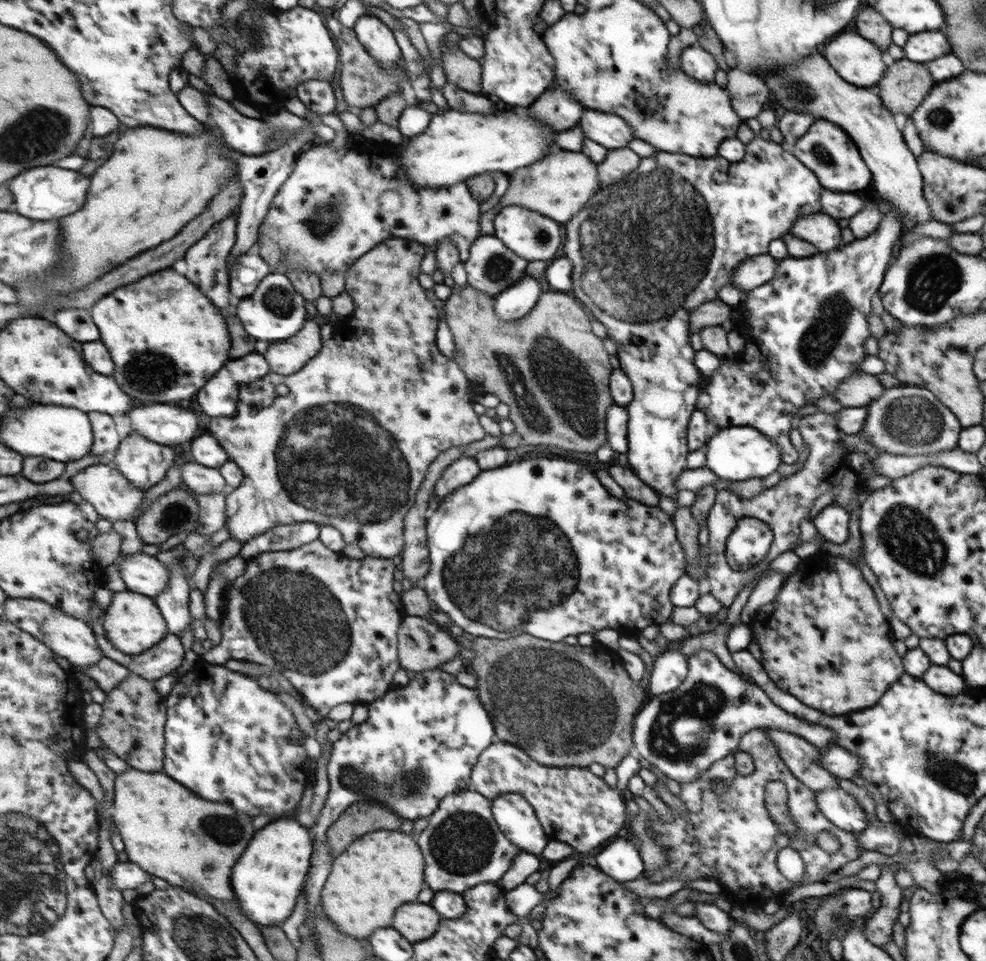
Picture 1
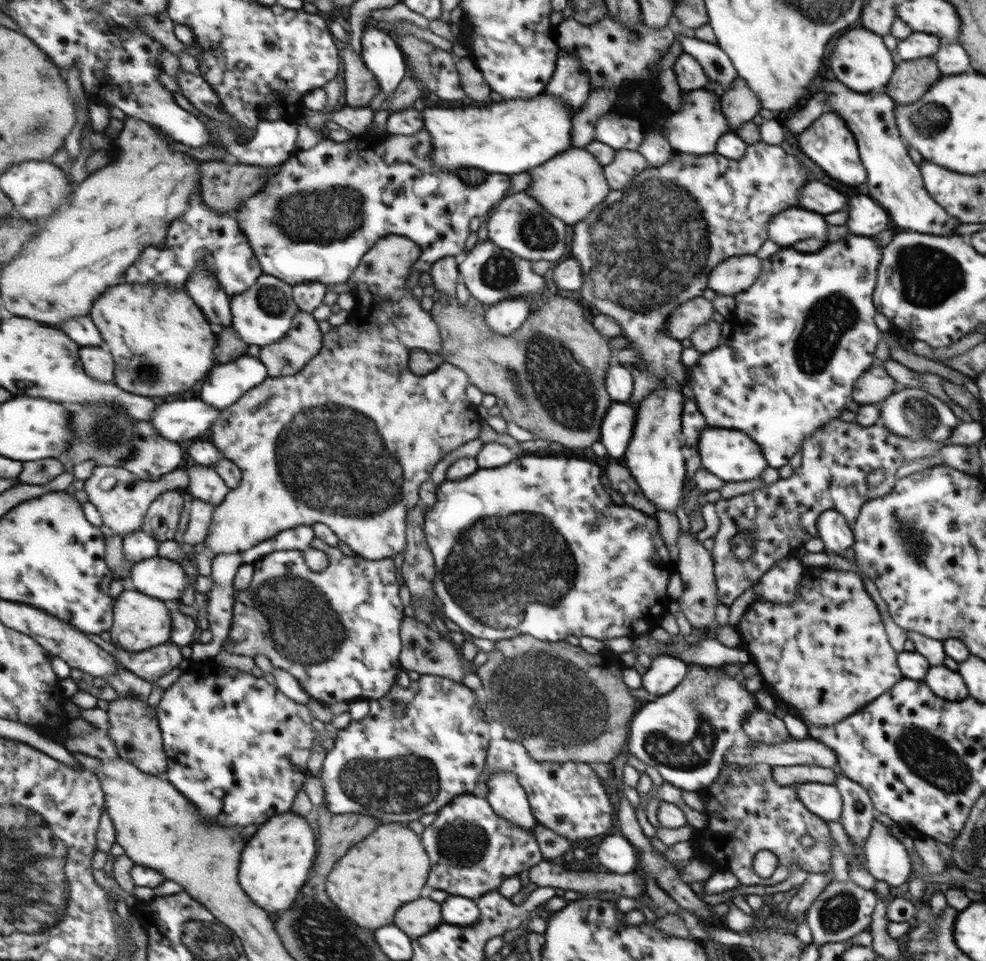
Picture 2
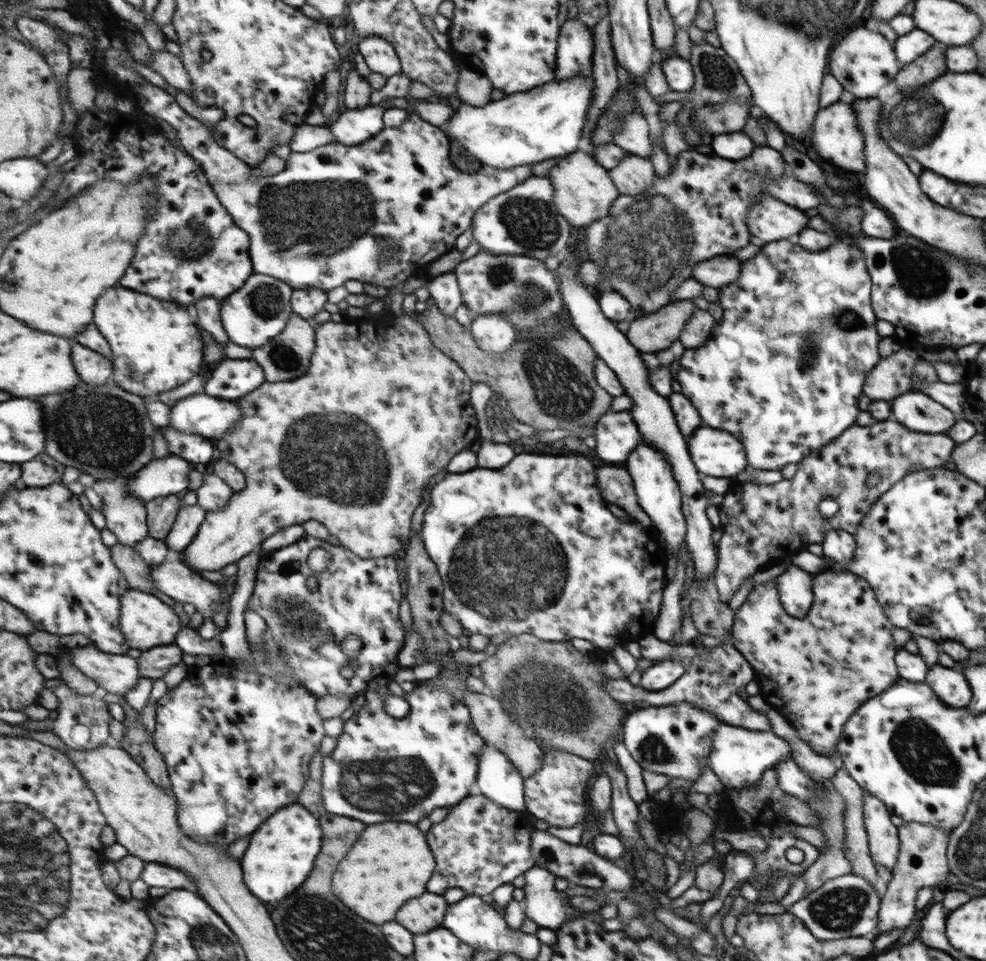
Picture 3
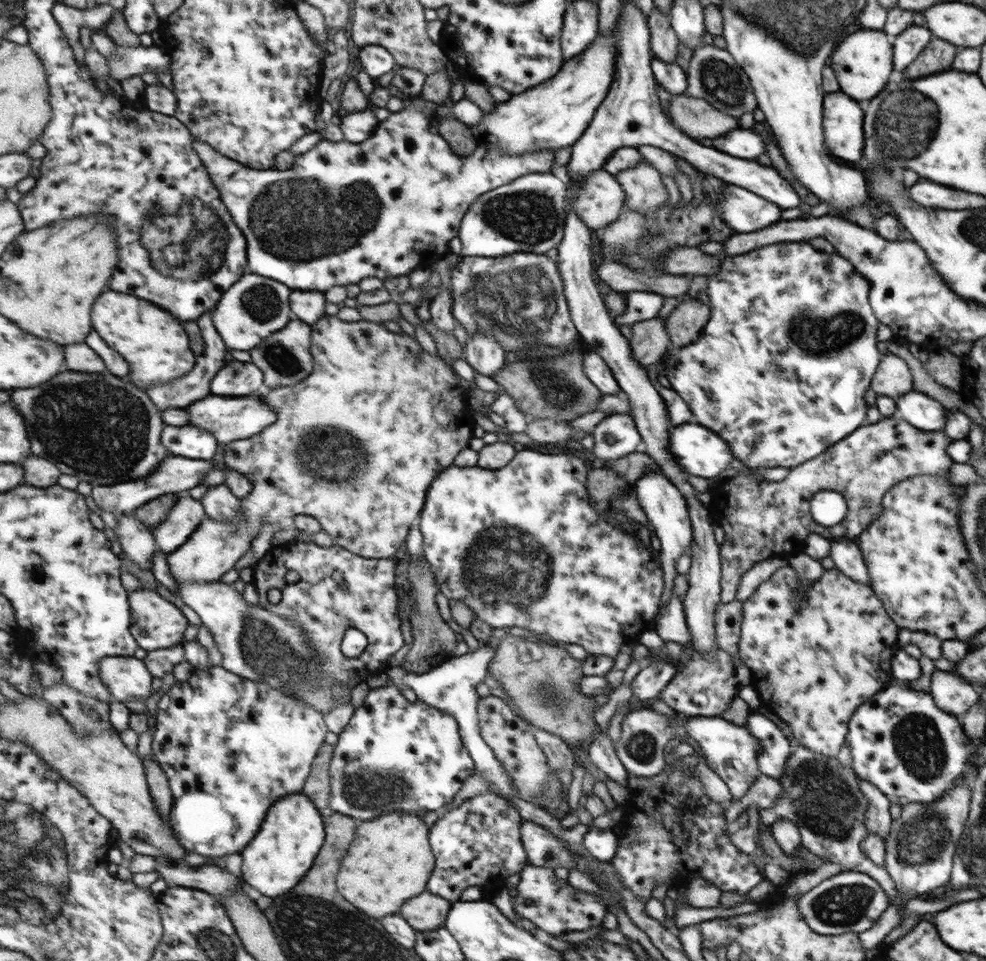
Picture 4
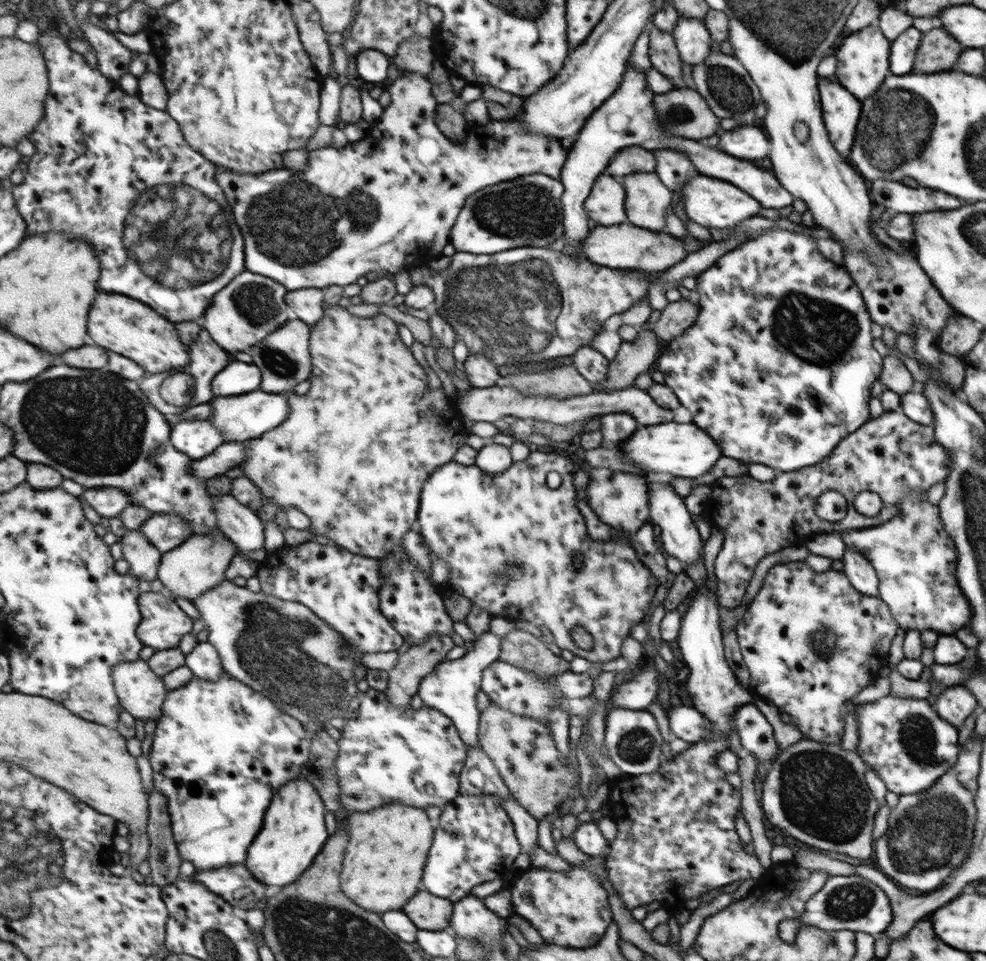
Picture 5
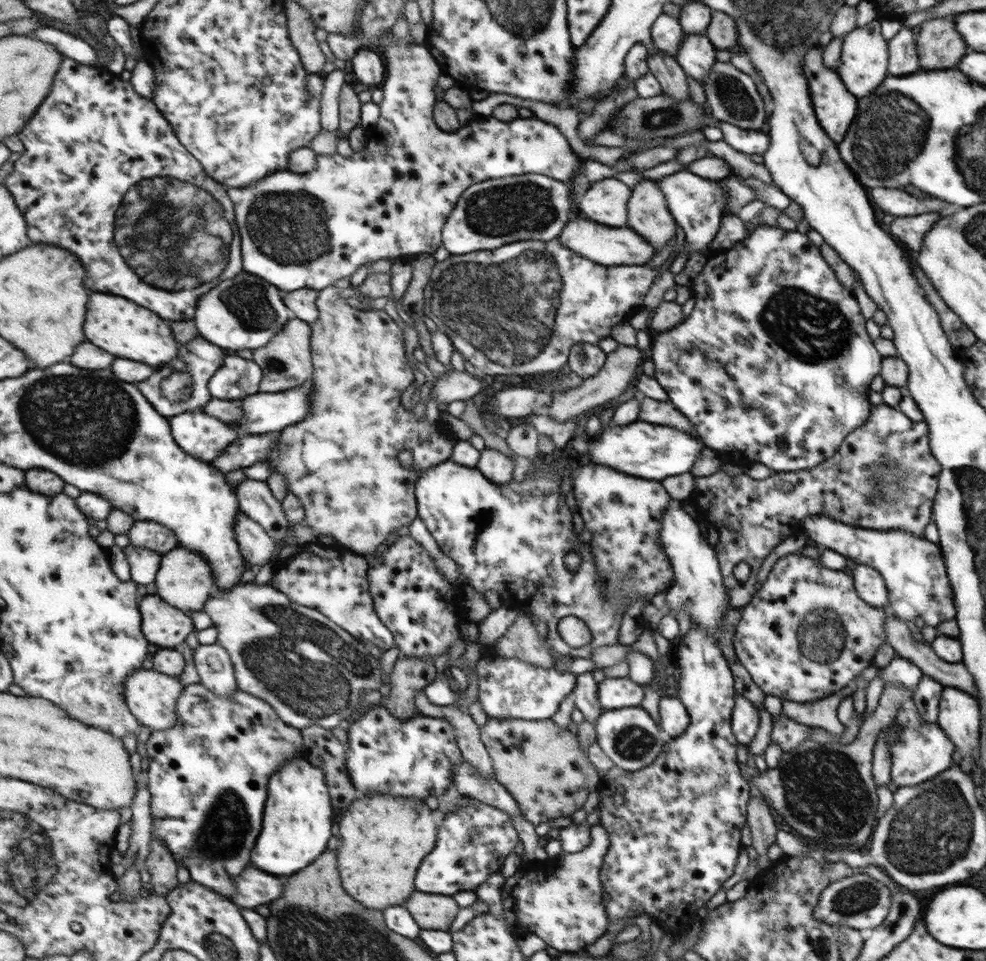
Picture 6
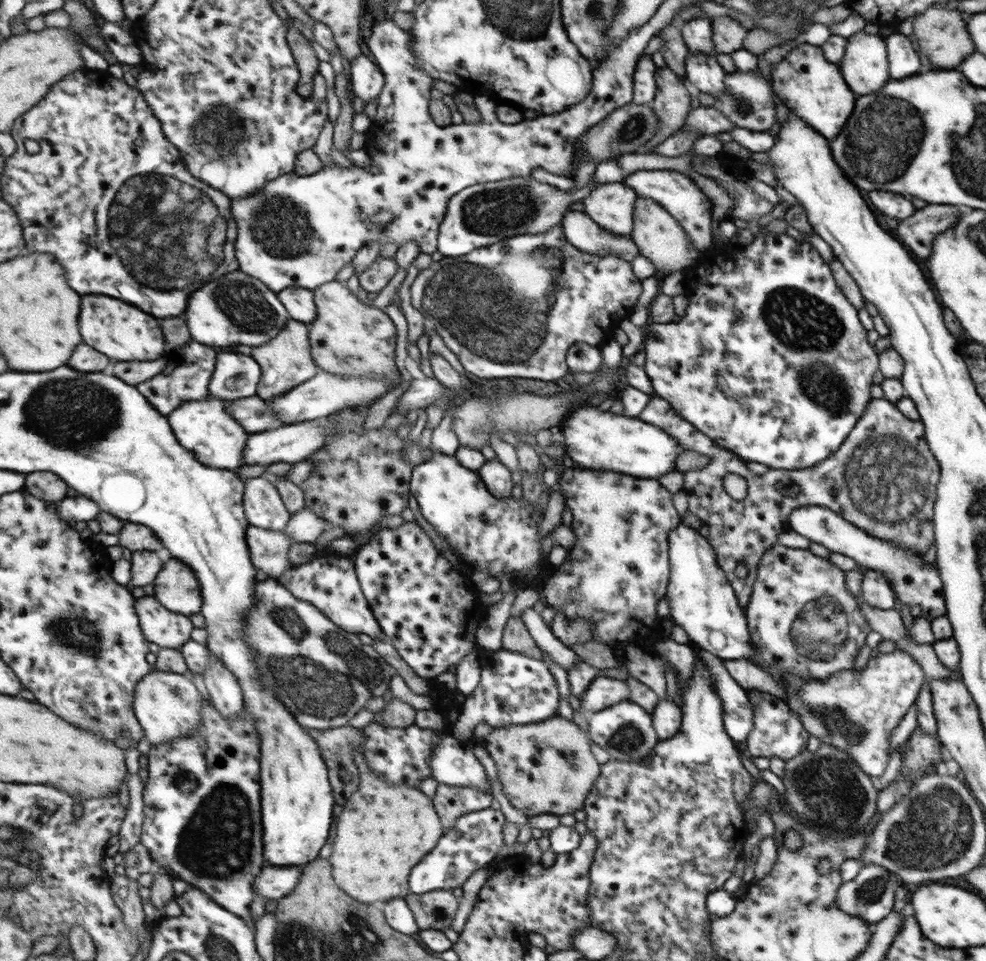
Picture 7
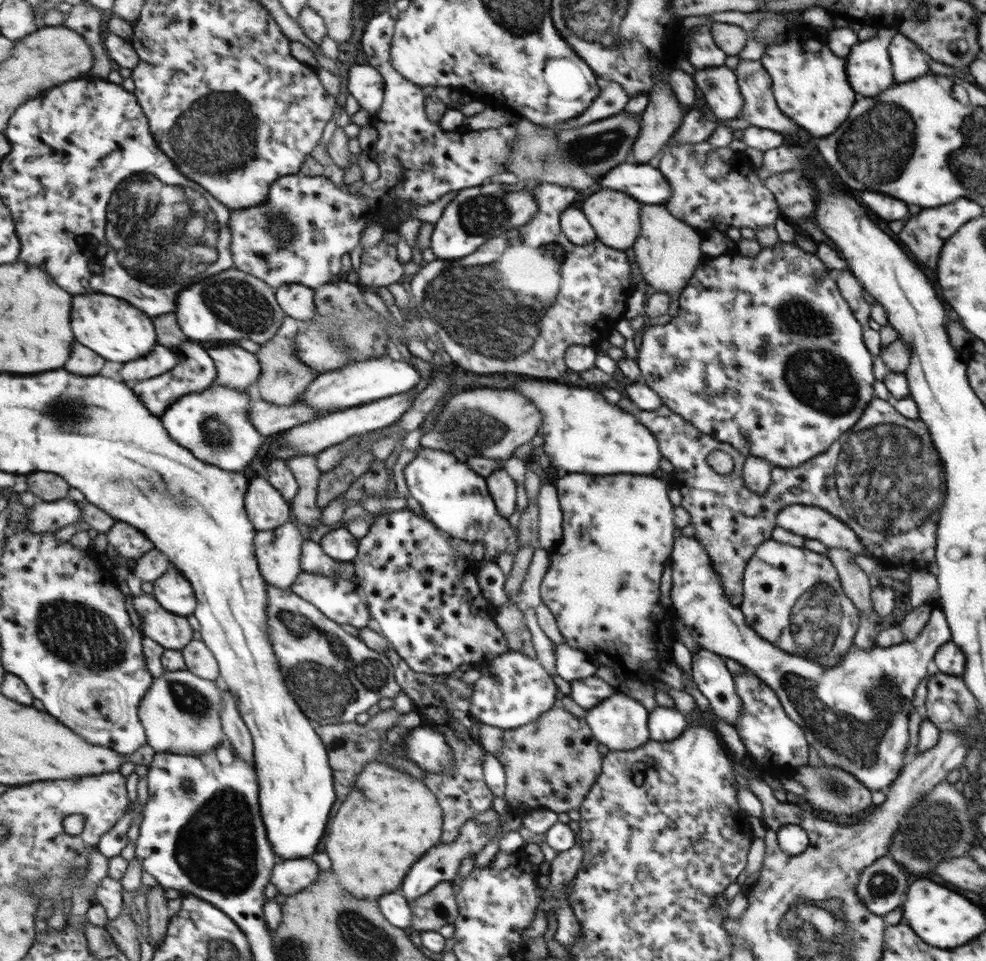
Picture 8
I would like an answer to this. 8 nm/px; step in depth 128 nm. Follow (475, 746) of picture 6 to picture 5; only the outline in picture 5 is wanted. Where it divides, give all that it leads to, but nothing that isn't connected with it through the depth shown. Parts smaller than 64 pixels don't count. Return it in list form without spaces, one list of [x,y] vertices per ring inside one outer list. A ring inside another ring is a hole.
[[[466,747],[465,762],[458,774],[459,794],[493,795],[501,799],[513,799],[499,776],[493,761],[481,747]]]

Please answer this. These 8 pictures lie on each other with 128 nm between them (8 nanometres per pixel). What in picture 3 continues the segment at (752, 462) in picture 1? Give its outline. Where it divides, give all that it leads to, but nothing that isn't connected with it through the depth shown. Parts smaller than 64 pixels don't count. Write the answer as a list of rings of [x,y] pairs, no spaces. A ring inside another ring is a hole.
[[[701,426],[686,439],[691,463],[700,476],[733,480],[748,465],[746,450],[726,431]]]

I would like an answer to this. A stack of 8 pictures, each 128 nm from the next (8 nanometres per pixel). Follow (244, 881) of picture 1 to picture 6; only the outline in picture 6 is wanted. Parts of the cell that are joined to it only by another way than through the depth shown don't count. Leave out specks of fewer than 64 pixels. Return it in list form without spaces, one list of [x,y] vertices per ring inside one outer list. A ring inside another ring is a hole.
[[[306,749],[271,775],[270,796],[266,804],[259,846],[251,854],[253,864],[274,876],[289,878],[315,862],[333,838],[333,799],[325,771],[307,757]]]

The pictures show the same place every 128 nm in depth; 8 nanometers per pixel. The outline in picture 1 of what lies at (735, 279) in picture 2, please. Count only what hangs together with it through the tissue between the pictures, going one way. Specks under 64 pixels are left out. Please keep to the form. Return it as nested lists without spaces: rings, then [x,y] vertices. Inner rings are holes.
[[[767,253],[747,257],[742,264],[739,264],[739,268],[735,269],[735,276],[731,277],[731,286],[737,290],[753,290],[773,277],[777,263],[779,260]]]

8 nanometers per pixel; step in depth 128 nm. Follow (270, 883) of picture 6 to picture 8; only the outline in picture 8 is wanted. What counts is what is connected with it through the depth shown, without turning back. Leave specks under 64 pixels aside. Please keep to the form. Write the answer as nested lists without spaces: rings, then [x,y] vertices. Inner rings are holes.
[[[311,857],[281,860],[275,865],[271,884],[283,895],[295,895],[309,889],[320,875],[321,868]]]

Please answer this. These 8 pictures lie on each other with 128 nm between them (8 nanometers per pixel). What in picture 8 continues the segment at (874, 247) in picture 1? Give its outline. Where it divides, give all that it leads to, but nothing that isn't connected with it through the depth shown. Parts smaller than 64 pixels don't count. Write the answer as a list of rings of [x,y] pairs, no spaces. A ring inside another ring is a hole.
[[[778,240],[772,246],[761,247],[753,257],[727,252],[718,257],[703,258],[695,269],[695,278],[680,290],[678,304],[679,309],[675,317],[647,322],[637,334],[636,363],[641,376],[640,381],[655,391],[656,396],[659,396],[668,410],[681,415],[703,435],[731,445],[744,458],[749,456],[763,458],[772,467],[796,469],[815,454],[827,450],[827,446],[837,440],[841,432],[847,432],[847,428],[851,428],[857,422],[859,414],[863,414],[867,402],[873,399],[875,382],[871,374],[873,358],[865,344],[861,342],[859,322],[847,308],[848,304],[840,295],[832,273],[825,269],[815,254],[803,251],[792,242]]]

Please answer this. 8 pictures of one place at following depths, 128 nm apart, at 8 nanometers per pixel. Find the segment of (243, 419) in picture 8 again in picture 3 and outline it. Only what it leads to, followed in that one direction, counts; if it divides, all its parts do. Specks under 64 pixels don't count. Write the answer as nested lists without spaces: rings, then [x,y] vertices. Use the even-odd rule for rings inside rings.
[[[169,427],[163,428],[163,432],[173,455],[185,458],[200,468],[208,468],[218,458],[215,444],[209,438],[197,434],[184,434]]]

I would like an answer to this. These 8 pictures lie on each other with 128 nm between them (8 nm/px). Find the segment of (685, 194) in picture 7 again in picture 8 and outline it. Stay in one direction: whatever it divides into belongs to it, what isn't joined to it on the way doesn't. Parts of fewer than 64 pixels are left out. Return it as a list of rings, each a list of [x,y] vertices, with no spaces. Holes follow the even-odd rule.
[[[626,161],[621,165],[614,166],[603,173],[599,178],[601,188],[611,188],[611,190],[621,191],[622,194],[629,195],[630,198],[637,199],[642,204],[663,204],[670,196],[669,184],[663,174],[651,163],[639,164]]]

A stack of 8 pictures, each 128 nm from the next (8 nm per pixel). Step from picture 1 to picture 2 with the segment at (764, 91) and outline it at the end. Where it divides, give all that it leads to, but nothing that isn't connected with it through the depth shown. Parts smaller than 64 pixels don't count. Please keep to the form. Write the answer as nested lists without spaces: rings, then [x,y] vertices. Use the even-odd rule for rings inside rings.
[[[739,76],[733,80],[731,88],[719,97],[719,103],[722,106],[723,115],[730,123],[729,132],[735,132],[743,122],[751,120],[762,106],[758,96]]]

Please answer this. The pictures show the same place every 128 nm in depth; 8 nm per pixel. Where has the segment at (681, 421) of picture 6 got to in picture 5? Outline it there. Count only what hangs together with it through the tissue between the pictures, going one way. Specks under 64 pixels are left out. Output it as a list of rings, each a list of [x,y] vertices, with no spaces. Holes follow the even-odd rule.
[[[494,384],[487,388],[470,388],[463,396],[457,398],[459,410],[463,415],[473,422],[493,423],[498,418],[505,419],[533,419],[549,422],[552,424],[569,424],[579,418],[605,414],[629,414],[637,424],[659,425],[660,423],[673,422],[674,413],[665,407],[659,407],[654,400],[646,394],[646,391],[636,387],[627,387],[613,392],[591,392],[590,394],[556,400],[547,396],[532,396],[531,394],[520,394],[513,387],[500,387]]]

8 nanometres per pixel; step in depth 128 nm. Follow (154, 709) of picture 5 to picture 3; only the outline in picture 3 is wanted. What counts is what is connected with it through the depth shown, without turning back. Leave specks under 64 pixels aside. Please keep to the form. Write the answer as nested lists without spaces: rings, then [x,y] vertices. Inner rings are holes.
[[[81,646],[68,651],[73,664],[97,683],[100,692],[124,695],[139,686],[142,672],[139,670],[138,658],[109,654],[91,646]]]

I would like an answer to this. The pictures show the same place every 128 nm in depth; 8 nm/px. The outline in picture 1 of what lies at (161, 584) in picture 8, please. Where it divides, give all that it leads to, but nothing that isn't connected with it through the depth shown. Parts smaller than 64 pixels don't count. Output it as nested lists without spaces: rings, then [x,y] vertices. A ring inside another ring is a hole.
[[[399,237],[378,242],[373,249],[363,254],[357,261],[354,261],[345,273],[346,291],[353,301],[353,310],[344,318],[347,321],[347,334],[339,334],[337,331],[334,331],[331,338],[324,342],[319,354],[311,359],[298,373],[283,376],[271,372],[259,380],[243,384],[236,415],[211,418],[210,433],[223,445],[223,448],[227,450],[227,454],[229,454],[230,461],[234,461],[243,470],[245,476],[241,486],[232,489],[227,494],[227,526],[225,526],[230,533],[230,538],[241,543],[242,546],[253,538],[275,529],[277,526],[301,522],[317,522],[321,526],[331,525],[337,528],[341,532],[345,543],[355,544],[359,550],[364,552],[365,557],[393,558],[403,548],[403,530],[401,530],[401,518],[403,516],[393,514],[393,512],[399,510],[403,504],[405,506],[413,504],[415,492],[417,492],[419,484],[423,482],[423,478],[427,473],[427,466],[433,462],[440,452],[453,446],[468,445],[475,442],[475,440],[483,438],[483,430],[481,430],[481,426],[477,422],[477,416],[471,410],[471,402],[469,402],[469,396],[465,392],[465,386],[467,386],[466,376],[461,374],[461,368],[458,366],[458,363],[451,357],[443,356],[437,349],[435,334],[440,313],[425,298],[423,288],[417,284],[419,262],[421,262],[423,252],[425,252],[423,244],[417,244],[416,240]],[[417,364],[423,364],[423,370],[417,370]],[[391,442],[397,446],[397,450],[401,454],[391,446]],[[407,476],[411,476],[411,478],[407,478]],[[407,480],[409,480],[409,490],[407,490]],[[349,516],[357,518],[359,522],[379,522],[379,520],[385,520],[385,518],[391,516],[389,518],[389,526],[395,526],[395,528],[369,530],[369,524],[353,522],[353,518],[349,518]]]

